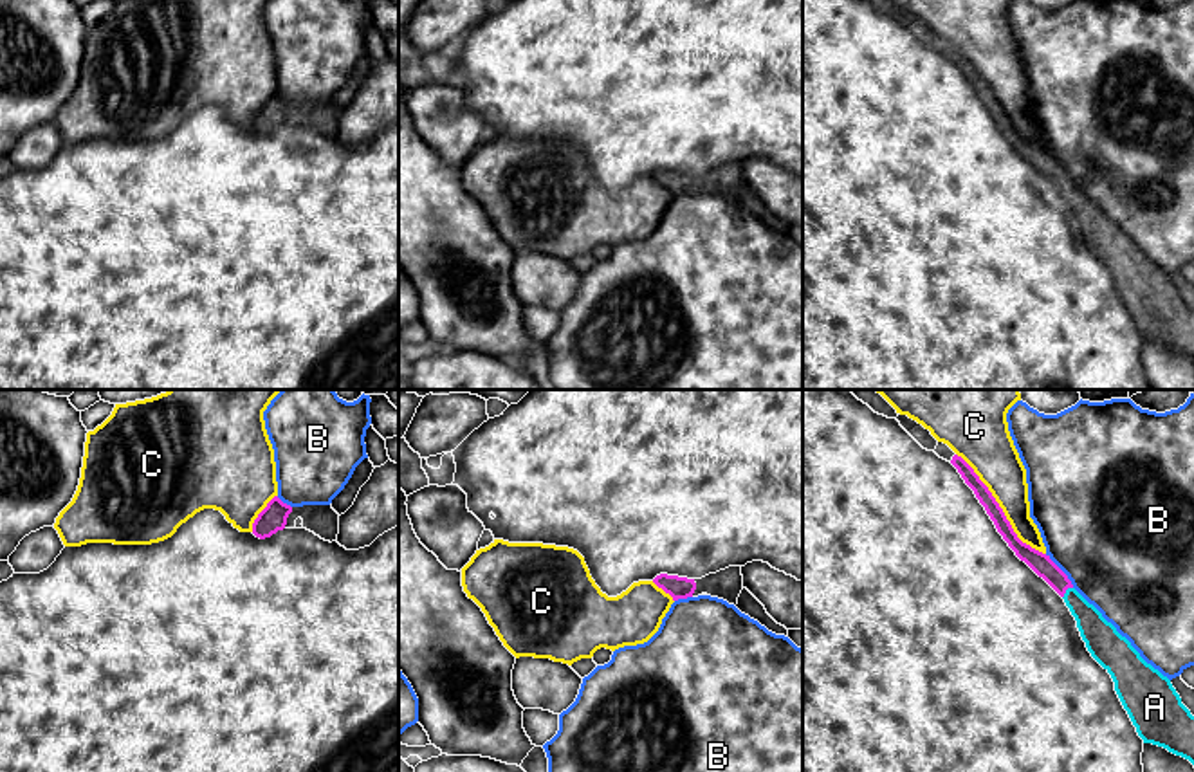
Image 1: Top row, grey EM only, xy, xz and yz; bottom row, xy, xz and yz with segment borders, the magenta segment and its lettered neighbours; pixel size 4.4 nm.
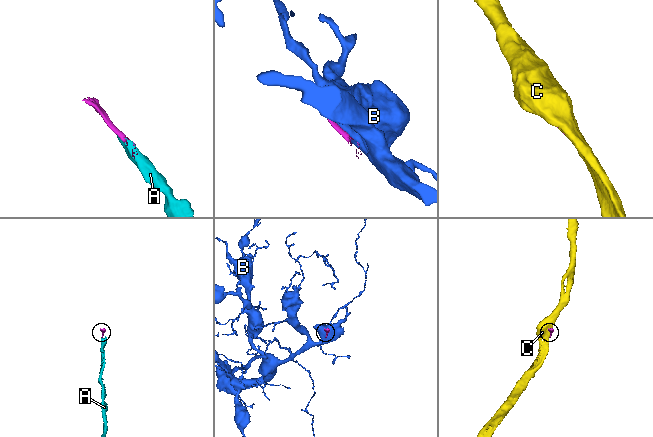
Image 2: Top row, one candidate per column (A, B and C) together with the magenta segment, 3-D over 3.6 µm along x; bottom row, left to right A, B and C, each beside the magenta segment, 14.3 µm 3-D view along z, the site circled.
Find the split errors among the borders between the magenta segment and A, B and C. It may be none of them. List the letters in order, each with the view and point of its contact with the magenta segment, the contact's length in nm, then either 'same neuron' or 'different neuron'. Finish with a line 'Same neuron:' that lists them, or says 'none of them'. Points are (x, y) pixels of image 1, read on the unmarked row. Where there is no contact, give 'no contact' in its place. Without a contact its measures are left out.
A: meets magenta in yz at (1065, 188); contact 70 nm long; same neuron
B: meets magenta in yz at (1061, 166); contact 200 nm long; different neuron
C: meets magenta in yz at (1001, 105); contact 600 nm long; different neuron
Same neuron: A

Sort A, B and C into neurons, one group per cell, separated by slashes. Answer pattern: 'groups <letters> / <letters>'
groups A / B / C

